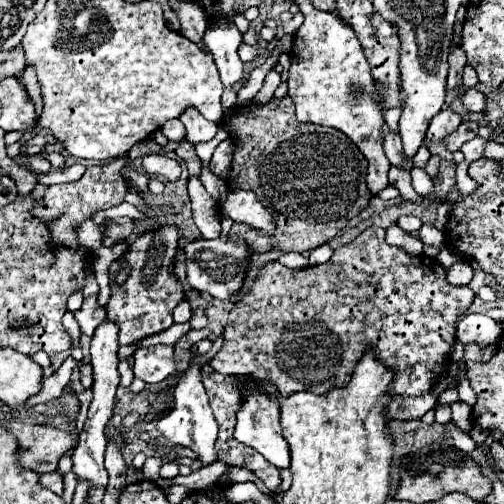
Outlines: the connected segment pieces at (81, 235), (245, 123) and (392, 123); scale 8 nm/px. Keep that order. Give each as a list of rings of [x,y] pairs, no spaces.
[[[84,221],[84,223],[80,223],[78,225],[78,229],[76,229],[76,233],[78,233],[78,243],[82,245],[82,247],[86,247],[88,251],[96,251],[98,247],[100,247],[100,229],[102,229],[104,225],[96,225],[94,221]]]
[[[290,97],[284,99],[272,99],[268,105],[244,105],[234,107],[226,117],[224,125],[230,129],[232,137],[240,143],[234,153],[232,171],[228,177],[230,189],[252,189],[258,199],[276,215],[276,235],[264,237],[260,231],[252,231],[252,227],[244,223],[234,223],[228,237],[230,239],[246,239],[250,247],[258,251],[298,251],[306,253],[316,249],[318,245],[328,243],[332,237],[336,237],[352,217],[362,213],[372,195],[368,195],[366,189],[366,167],[368,161],[362,155],[362,151],[338,129],[332,127],[320,127],[310,123],[298,123],[294,113],[294,103]]]
[[[403,101],[401,104],[395,108],[389,109],[385,111],[385,120],[390,127],[390,129],[394,132],[398,132],[399,130],[399,119],[404,107]]]

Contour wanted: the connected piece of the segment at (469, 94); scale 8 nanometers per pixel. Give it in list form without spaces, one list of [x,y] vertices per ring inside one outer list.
[[[462,89],[460,91],[460,99],[462,99],[462,103],[464,103],[464,107],[468,111],[474,111],[474,113],[482,113],[484,111],[484,103],[486,103],[484,93],[480,93],[476,89]]]

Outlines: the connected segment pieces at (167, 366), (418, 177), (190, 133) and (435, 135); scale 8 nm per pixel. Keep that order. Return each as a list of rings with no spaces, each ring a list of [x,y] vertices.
[[[160,345],[134,353],[134,375],[144,383],[160,383],[176,373],[174,347]]]
[[[414,167],[410,175],[412,178],[412,186],[420,196],[428,196],[432,193],[432,180],[422,169]]]
[[[192,109],[184,111],[184,115],[180,115],[180,121],[186,127],[186,139],[188,139],[188,143],[192,143],[192,145],[210,141],[216,135],[216,131],[218,131],[216,123],[206,121],[198,111],[192,111]]]
[[[444,107],[438,115],[434,115],[434,119],[430,121],[428,133],[426,137],[430,141],[442,141],[448,133],[452,133],[458,125],[462,123],[462,117],[458,113],[454,113],[450,107]]]

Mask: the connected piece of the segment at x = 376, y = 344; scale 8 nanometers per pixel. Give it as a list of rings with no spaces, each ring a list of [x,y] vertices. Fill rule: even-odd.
[[[368,227],[352,243],[336,249],[334,255],[332,255],[332,259],[326,261],[326,263],[322,263],[322,265],[314,265],[314,267],[306,267],[306,269],[288,269],[288,267],[284,267],[280,263],[268,263],[264,269],[260,269],[260,273],[258,273],[258,277],[256,277],[254,287],[250,289],[250,293],[242,295],[236,301],[234,309],[230,311],[228,321],[226,321],[226,329],[224,329],[224,347],[220,349],[220,353],[216,355],[216,359],[212,359],[210,367],[214,371],[218,371],[218,373],[224,373],[224,375],[240,373],[240,375],[252,375],[254,379],[260,379],[264,383],[272,383],[282,397],[288,397],[288,395],[298,393],[298,391],[312,391],[316,395],[326,395],[332,389],[344,387],[350,381],[356,363],[362,359],[366,347],[370,347],[374,351],[376,359],[382,361],[388,369],[394,371],[392,385],[388,387],[390,395],[424,395],[442,377],[448,375],[448,369],[450,369],[450,349],[452,349],[452,345],[456,341],[456,323],[458,323],[458,317],[462,317],[468,311],[468,307],[472,305],[472,301],[474,301],[472,289],[470,287],[450,285],[446,281],[444,267],[436,259],[426,257],[426,255],[408,255],[400,247],[392,247],[392,245],[388,245],[384,241],[384,229],[380,229],[380,227]]]

